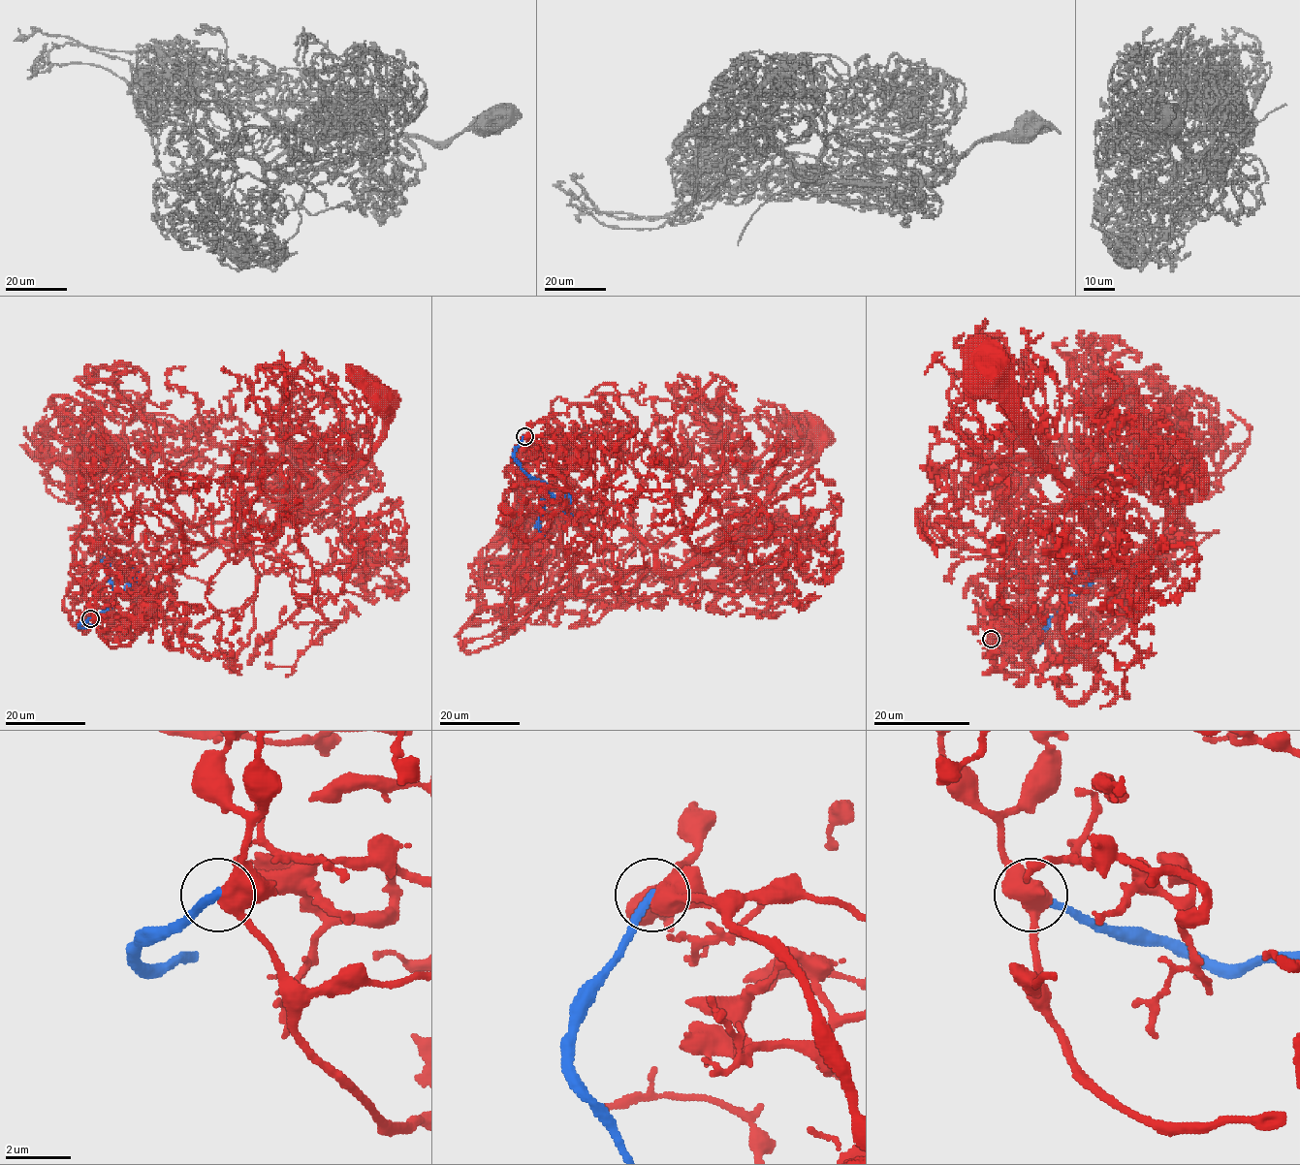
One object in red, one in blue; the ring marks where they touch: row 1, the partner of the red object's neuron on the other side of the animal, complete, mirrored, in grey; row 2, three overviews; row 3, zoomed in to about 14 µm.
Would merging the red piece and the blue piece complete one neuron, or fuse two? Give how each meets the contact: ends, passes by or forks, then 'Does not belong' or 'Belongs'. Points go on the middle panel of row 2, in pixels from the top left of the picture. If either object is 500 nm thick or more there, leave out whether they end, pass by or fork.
Does not belong

